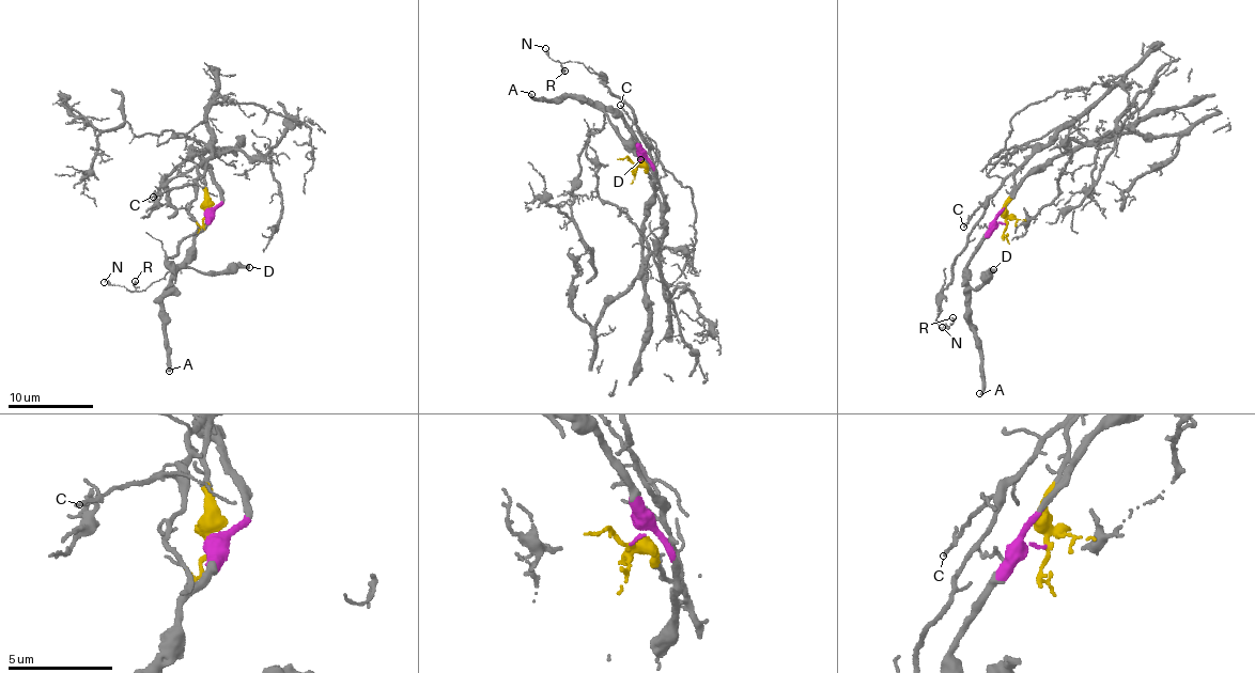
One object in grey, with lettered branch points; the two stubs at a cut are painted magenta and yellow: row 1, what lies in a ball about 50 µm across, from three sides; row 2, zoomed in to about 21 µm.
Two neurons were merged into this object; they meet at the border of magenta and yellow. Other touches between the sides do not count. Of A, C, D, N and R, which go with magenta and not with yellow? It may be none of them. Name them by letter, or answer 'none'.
A, D

